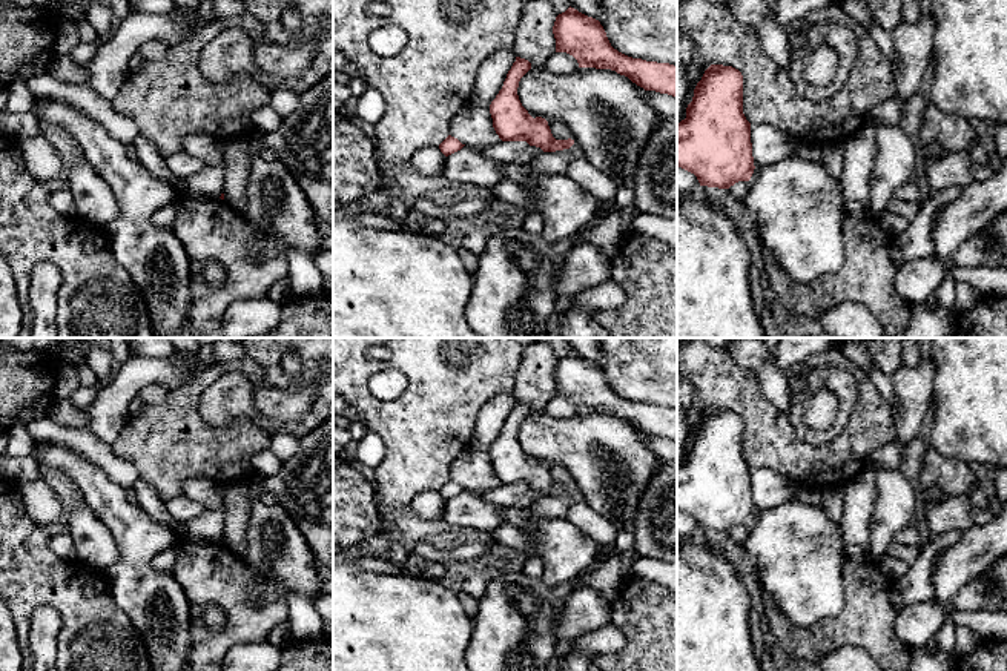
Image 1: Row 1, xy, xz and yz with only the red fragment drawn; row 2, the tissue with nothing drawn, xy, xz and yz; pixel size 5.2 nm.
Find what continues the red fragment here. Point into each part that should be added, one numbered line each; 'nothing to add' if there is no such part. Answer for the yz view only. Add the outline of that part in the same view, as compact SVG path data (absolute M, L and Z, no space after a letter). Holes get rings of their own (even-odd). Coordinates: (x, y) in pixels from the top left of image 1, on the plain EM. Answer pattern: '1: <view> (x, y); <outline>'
nothing to add

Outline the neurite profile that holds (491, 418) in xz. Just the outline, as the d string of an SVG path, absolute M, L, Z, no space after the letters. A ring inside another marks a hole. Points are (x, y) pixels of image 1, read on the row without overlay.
M502 395L485 404L477 415L468 448L490 453L491 445L502 433L507 418L516 405L516 401L514 395Z

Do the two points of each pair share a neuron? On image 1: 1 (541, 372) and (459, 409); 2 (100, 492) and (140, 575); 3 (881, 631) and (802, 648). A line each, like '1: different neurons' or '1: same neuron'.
1: different neurons
2: same neuron
3: same neuron

